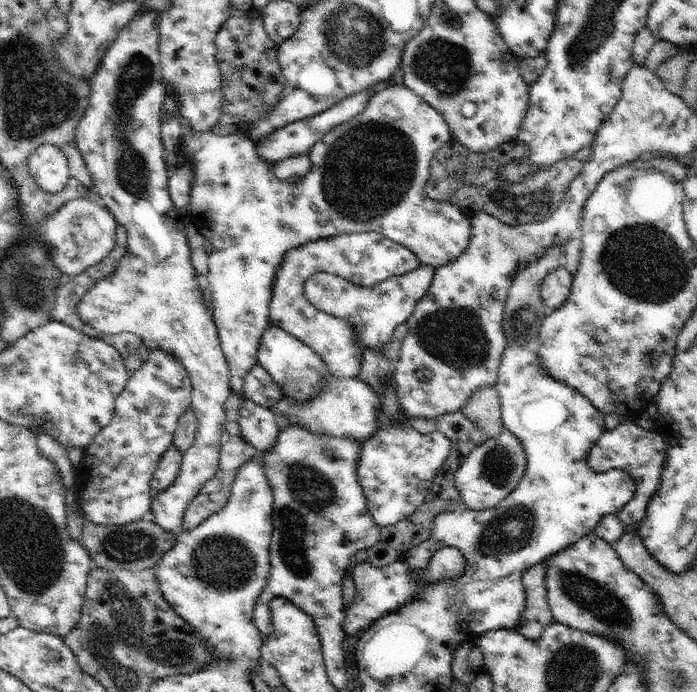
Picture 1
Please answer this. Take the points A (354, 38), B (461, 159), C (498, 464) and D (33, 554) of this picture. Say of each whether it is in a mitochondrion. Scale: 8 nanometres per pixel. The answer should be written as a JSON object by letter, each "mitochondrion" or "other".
{"A":"mitochondrion","B":"other","C":"mitochondrion","D":"mitochondrion"}

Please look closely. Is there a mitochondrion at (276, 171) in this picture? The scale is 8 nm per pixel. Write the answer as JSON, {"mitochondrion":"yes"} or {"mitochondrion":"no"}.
{"mitochondrion":"no"}

